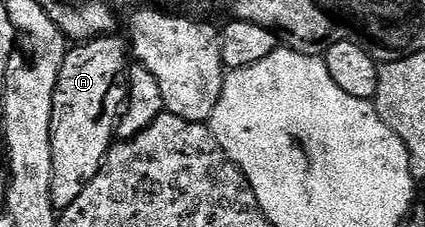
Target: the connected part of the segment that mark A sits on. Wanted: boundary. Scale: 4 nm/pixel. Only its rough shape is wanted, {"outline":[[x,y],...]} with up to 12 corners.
{"outline":[[125,37],[71,45],[52,100],[52,200],[70,207],[116,138]]}

